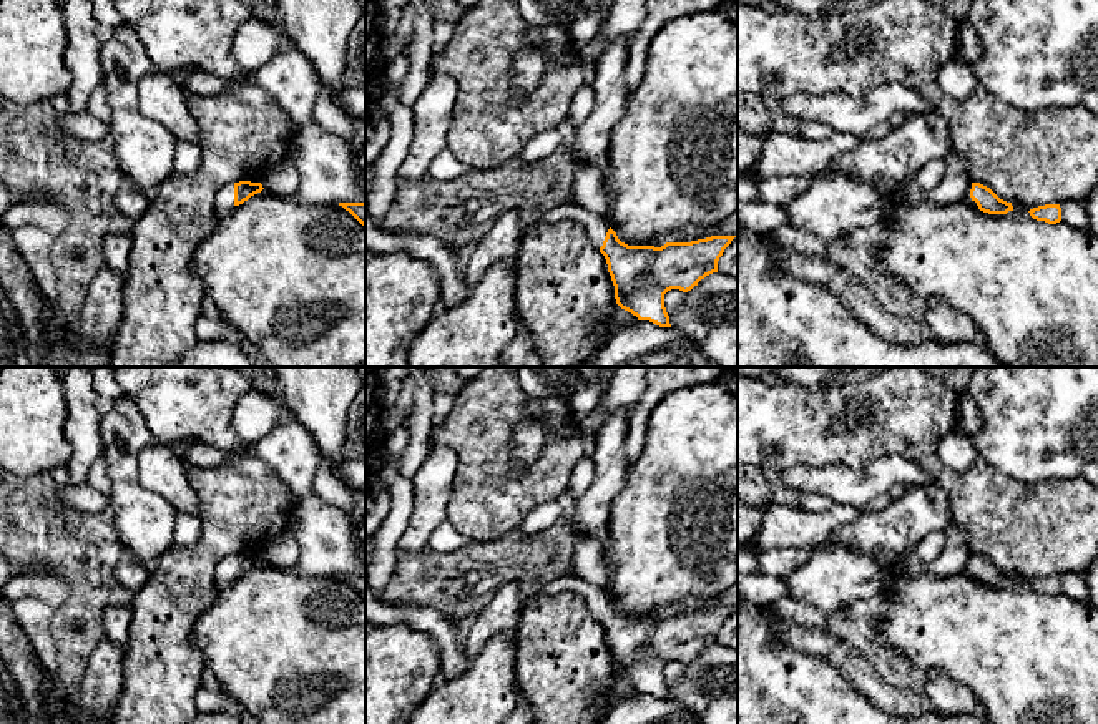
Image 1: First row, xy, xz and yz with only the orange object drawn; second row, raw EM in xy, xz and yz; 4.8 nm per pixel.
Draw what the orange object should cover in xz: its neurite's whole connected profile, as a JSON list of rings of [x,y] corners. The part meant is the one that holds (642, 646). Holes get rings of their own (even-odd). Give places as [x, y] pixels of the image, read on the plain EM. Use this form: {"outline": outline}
{"outline": [[[610,599],[600,624],[615,658],[616,676],[659,699],[671,699],[664,666],[691,663],[701,651],[718,644],[718,633],[736,608],[711,608],[691,614],[628,618]]]}

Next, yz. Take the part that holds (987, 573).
{"outline": [[[972,555],[970,570],[980,583],[988,586],[1007,586],[1013,583],[1012,575],[1000,571],[990,560],[980,555]]]}

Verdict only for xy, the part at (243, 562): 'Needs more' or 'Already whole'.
Already whole

